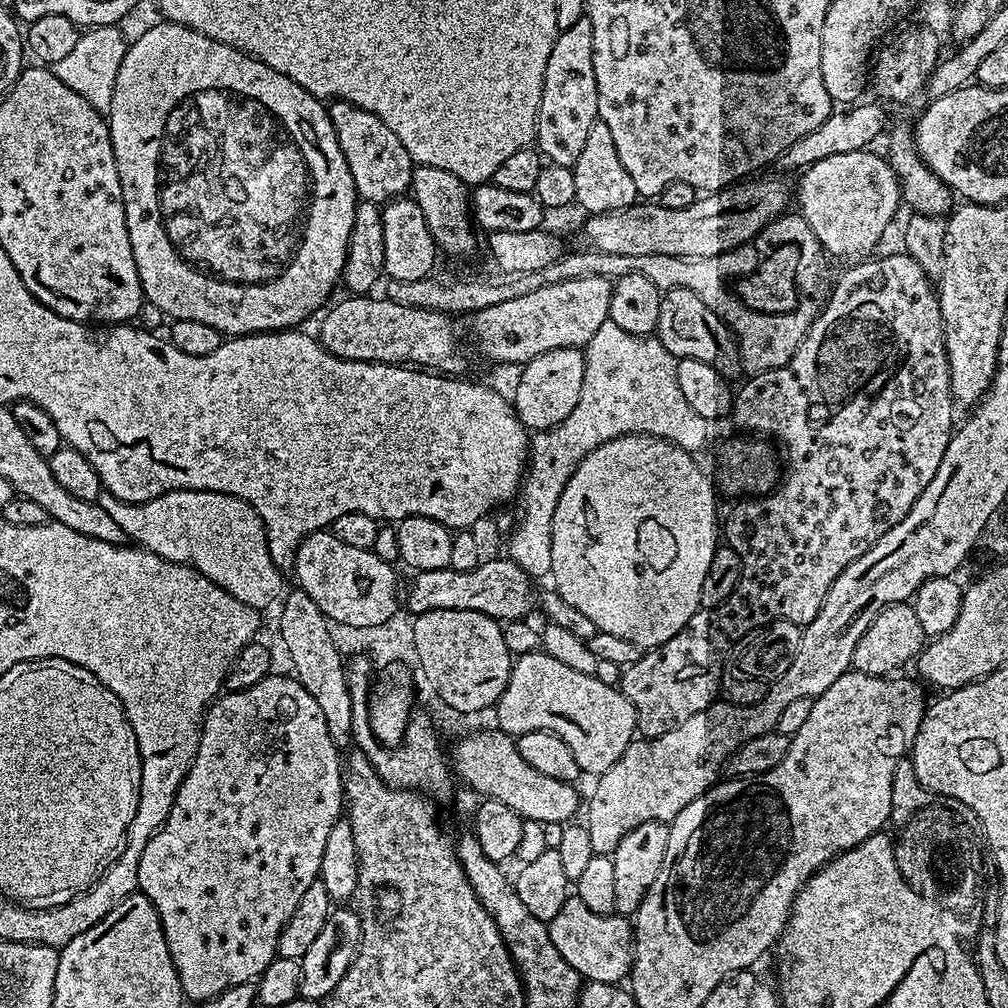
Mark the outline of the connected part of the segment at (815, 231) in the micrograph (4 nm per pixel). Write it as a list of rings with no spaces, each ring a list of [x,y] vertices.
[[[872,150],[850,154],[830,154],[830,158],[822,158],[822,162],[814,162],[809,168],[803,169],[799,176],[800,181],[797,182],[796,188],[794,184],[795,203],[796,200],[800,203],[799,214],[802,218],[806,218],[809,233],[825,253],[864,258],[877,251],[876,243],[883,238],[884,231],[891,226],[896,211],[902,208],[900,180],[883,155],[875,156]]]

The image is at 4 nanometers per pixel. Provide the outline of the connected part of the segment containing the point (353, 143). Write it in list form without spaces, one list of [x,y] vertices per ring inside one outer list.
[[[337,99],[329,103],[327,109],[338,146],[342,146],[345,169],[350,178],[354,178],[357,197],[381,206],[403,197],[412,187],[414,161],[406,146],[398,142],[398,134],[394,134],[394,130],[372,112],[349,104],[347,100]]]

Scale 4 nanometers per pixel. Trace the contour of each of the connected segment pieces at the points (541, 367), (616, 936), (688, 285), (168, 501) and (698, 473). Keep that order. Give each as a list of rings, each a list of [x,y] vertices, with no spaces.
[[[559,348],[538,354],[530,363],[519,369],[520,381],[516,384],[514,407],[517,418],[529,430],[547,430],[560,424],[574,406],[578,406],[578,394],[582,394],[584,354],[578,348]]]
[[[575,894],[569,895],[566,902],[562,902],[562,910],[554,914],[552,920],[547,921],[548,937],[574,970],[585,981],[593,984],[619,985],[620,980],[632,971],[632,946],[634,943],[634,924],[627,916],[603,916],[594,914],[582,903],[582,898]]]
[[[745,246],[736,248],[733,252],[718,254],[710,258],[689,260],[686,256],[667,256],[654,254],[653,256],[633,256],[630,260],[631,271],[641,272],[654,286],[660,288],[661,293],[669,292],[672,288],[694,290],[714,314],[721,316],[736,334],[740,341],[740,357],[744,363],[744,372],[755,374],[781,368],[794,354],[794,350],[803,342],[804,334],[808,330],[809,317],[804,317],[800,310],[785,312],[783,316],[767,316],[764,312],[752,312],[741,305],[739,299],[730,291],[728,276],[736,278],[741,275],[740,260],[757,259],[755,247]]]
[[[183,488],[177,492],[167,492],[143,506],[129,506],[125,501],[109,497],[105,501],[107,512],[122,526],[125,537],[133,545],[145,548],[147,552],[158,554],[158,558],[193,568],[208,576],[210,582],[231,594],[238,596],[246,606],[265,610],[281,599],[285,591],[281,569],[274,566],[268,553],[268,535],[262,518],[242,498],[234,498],[221,492],[203,492]]]
[[[619,436],[598,452],[586,454],[578,470],[570,474],[554,510],[550,579],[556,583],[554,591],[574,610],[586,614],[597,632],[626,638],[642,650],[657,648],[670,642],[700,609],[702,581],[721,539],[722,524],[716,521],[716,492],[696,460],[693,453],[669,440]]]

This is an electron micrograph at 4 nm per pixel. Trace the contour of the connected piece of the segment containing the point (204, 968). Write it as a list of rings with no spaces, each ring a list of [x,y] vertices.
[[[270,674],[262,678],[262,682],[254,682],[254,686],[246,690],[224,692],[209,704],[204,722],[200,725],[200,745],[196,748],[196,756],[182,786],[176,791],[174,806],[170,806],[166,822],[153,834],[150,842],[146,842],[142,858],[136,861],[136,887],[142,895],[150,898],[154,910],[158,910],[172,965],[176,967],[180,979],[180,989],[189,1001],[209,1000],[236,984],[252,984],[264,973],[266,966],[270,966],[270,962],[276,959],[276,947],[284,923],[290,918],[290,914],[294,914],[294,910],[298,910],[302,894],[306,894],[306,890],[310,890],[312,883],[318,879],[326,838],[336,820],[341,819],[346,804],[342,756],[336,753],[339,752],[338,745],[330,738],[330,730],[326,730],[326,718],[322,718],[322,709],[318,702],[314,702],[314,698],[310,698],[299,680],[291,675],[276,675]]]

